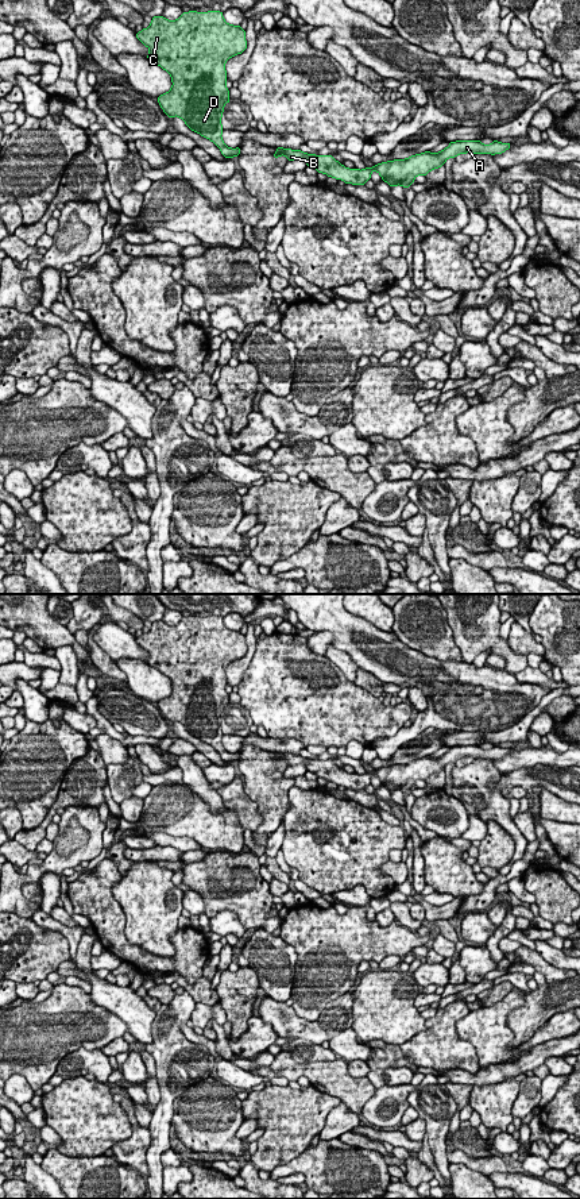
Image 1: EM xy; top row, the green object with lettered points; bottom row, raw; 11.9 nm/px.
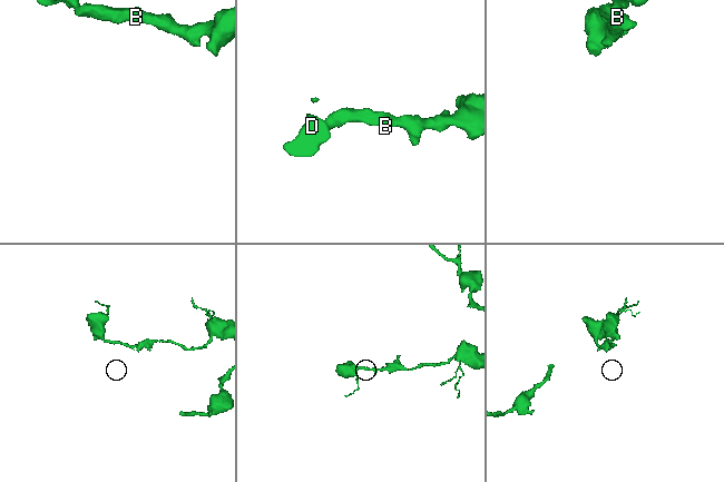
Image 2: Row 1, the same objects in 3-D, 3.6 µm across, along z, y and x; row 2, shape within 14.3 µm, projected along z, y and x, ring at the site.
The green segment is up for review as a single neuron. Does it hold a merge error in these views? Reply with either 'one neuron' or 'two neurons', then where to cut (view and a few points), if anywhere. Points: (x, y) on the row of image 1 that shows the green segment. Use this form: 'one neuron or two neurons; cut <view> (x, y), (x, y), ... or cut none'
one neuron; cut none

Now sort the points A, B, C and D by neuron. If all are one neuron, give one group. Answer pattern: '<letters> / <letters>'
A B C D

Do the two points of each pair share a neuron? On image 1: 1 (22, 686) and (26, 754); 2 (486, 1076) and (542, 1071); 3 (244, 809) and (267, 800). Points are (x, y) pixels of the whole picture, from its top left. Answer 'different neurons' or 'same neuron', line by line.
1: different neurons
2: different neurons
3: different neurons

